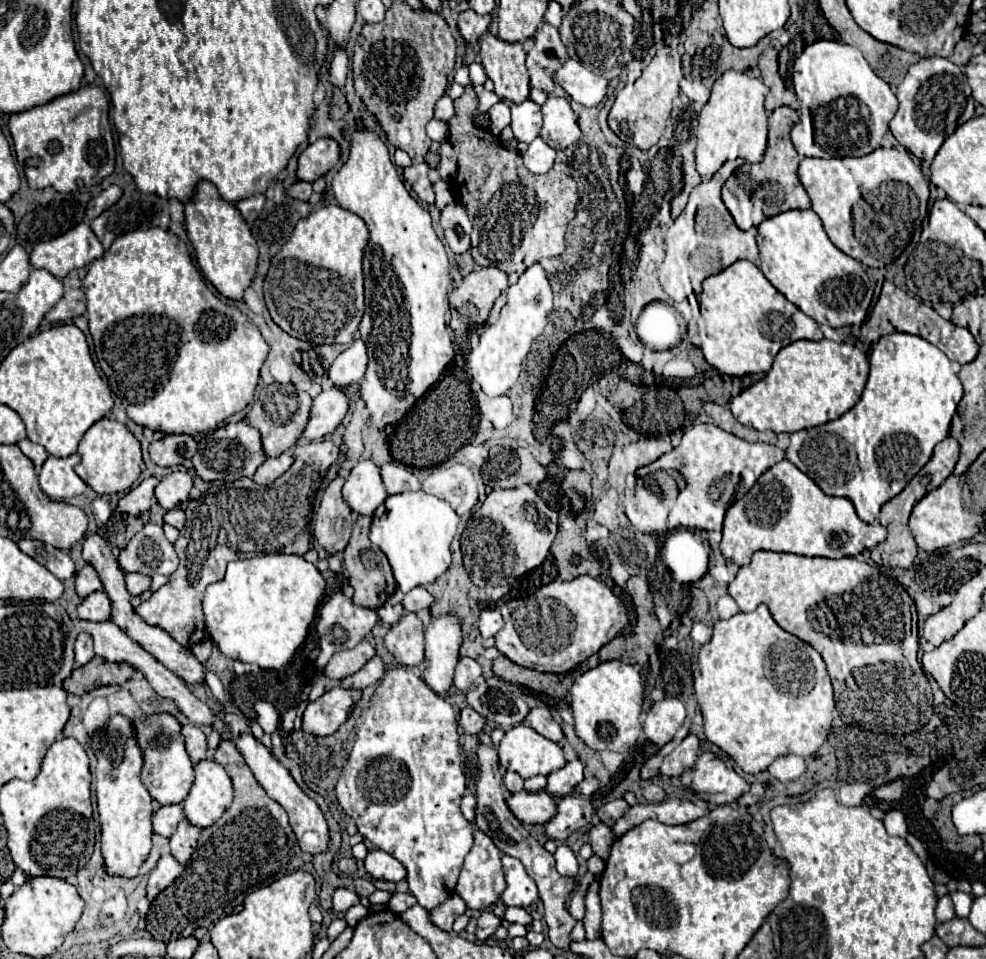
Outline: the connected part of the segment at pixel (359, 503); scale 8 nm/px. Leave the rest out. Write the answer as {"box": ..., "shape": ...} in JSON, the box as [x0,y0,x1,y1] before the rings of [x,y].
{"box":[343,459,389,515],"shape":[[[369,459],[359,461],[343,485],[345,503],[359,515],[373,515],[375,509],[387,499],[387,495],[389,493],[381,481],[379,467]]]}

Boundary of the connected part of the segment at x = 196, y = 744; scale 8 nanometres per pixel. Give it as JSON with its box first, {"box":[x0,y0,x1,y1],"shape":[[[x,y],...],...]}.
{"box":[183,725,209,763],"shape":[[[185,725],[183,727],[183,737],[185,737],[185,747],[187,747],[187,753],[191,757],[193,763],[199,763],[203,759],[209,757],[209,747],[207,747],[207,739],[203,735],[203,731],[195,725]]]}

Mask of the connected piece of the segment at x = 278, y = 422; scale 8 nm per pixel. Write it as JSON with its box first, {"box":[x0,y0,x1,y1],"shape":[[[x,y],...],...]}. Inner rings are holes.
{"box":[247,383,313,457],"shape":[[[271,383],[261,389],[257,401],[253,403],[251,411],[247,413],[247,423],[251,427],[259,429],[261,441],[263,441],[263,451],[267,457],[277,457],[295,445],[295,441],[301,437],[303,429],[307,427],[311,403],[313,403],[313,399],[303,391],[297,391],[291,383],[289,385]]]}

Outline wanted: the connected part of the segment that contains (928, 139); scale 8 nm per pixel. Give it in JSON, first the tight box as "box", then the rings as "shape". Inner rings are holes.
{"box":[889,57,965,161],"shape":[[[929,57],[911,65],[905,79],[897,87],[899,109],[889,123],[891,133],[907,151],[911,151],[921,161],[931,161],[943,141],[957,129],[957,117],[961,115],[965,105],[965,79],[965,73],[949,59]]]}

